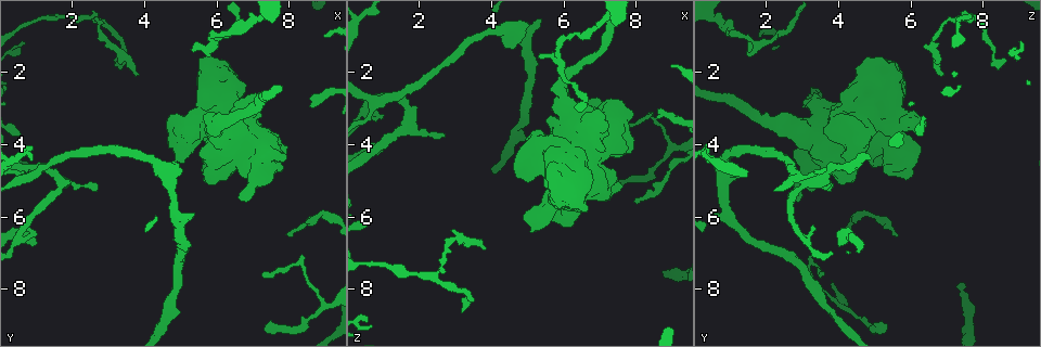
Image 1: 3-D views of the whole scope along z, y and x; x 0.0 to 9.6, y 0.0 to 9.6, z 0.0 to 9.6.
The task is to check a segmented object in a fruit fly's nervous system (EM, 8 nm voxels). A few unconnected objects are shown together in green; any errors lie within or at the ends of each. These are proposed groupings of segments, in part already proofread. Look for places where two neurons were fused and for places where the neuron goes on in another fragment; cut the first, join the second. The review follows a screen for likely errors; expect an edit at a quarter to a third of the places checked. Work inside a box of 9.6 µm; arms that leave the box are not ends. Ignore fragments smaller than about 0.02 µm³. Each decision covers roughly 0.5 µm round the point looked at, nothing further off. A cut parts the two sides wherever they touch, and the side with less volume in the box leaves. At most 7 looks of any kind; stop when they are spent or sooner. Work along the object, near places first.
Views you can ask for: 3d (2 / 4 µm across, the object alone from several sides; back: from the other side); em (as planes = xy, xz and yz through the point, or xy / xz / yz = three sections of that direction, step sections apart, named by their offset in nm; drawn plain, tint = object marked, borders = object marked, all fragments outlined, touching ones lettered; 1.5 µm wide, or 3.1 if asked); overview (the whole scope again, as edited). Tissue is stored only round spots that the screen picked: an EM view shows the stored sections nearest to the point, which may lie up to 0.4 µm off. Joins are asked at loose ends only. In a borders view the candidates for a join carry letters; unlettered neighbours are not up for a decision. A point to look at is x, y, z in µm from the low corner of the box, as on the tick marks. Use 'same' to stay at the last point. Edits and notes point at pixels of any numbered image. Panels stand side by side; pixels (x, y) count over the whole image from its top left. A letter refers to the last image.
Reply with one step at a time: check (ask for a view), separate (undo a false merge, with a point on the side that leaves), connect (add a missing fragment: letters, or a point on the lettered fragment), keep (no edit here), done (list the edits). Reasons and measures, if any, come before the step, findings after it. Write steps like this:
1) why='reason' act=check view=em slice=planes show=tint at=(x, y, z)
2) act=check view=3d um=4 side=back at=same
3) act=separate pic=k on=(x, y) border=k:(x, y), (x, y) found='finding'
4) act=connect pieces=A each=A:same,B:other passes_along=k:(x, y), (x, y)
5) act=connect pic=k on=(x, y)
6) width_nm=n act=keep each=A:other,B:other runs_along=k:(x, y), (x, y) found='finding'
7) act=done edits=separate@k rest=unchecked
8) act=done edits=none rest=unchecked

why='branch stops here' act=check view=3d um=2 at=(6.65, 5.55, 2.85)

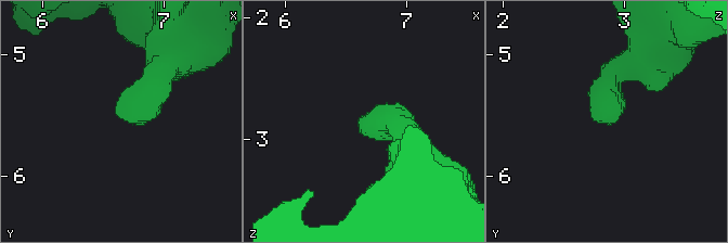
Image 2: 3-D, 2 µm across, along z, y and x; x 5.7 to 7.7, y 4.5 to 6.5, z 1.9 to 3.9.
act=check view=em slice=planes show=plain at=(6.66, 5.48, 2.82)

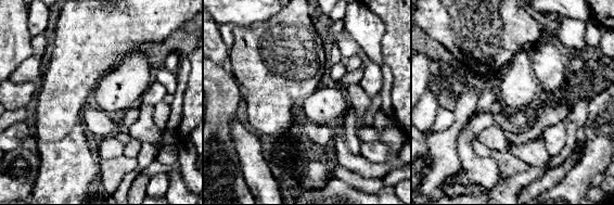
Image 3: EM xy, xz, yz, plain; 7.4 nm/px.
act=check view=em slice=planes show=borders at=same

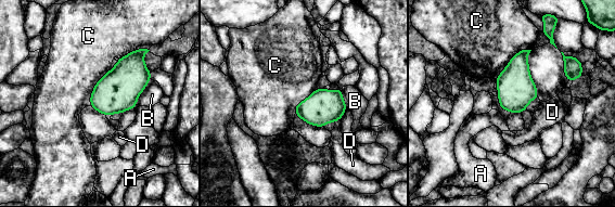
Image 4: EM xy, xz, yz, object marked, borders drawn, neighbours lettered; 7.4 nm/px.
width_nm=260 longest_contact=C:400nm act=keep each=A:other,B:other,C:other,D:other found='none of them fits'

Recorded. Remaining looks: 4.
why='free end' act=check view=3d um=2 side=back at=(7.45, 9.00, 5.35)

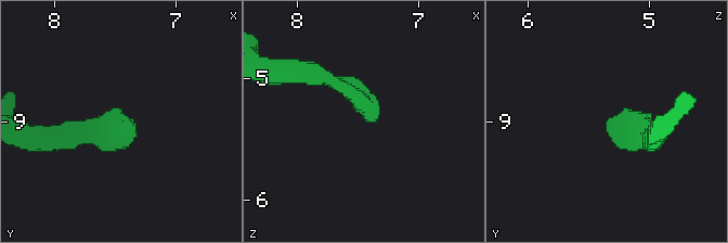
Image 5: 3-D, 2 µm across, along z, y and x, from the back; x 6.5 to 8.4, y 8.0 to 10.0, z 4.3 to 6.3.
why='now the EM' act=check view=em slice=xz step=4 show=borders at=(7.42, 8.98, 5.36)

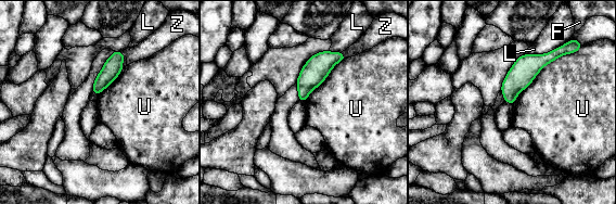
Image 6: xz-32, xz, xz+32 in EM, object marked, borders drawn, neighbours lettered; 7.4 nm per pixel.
why='another direction' act=check view=em slice=planes show=borders at=same

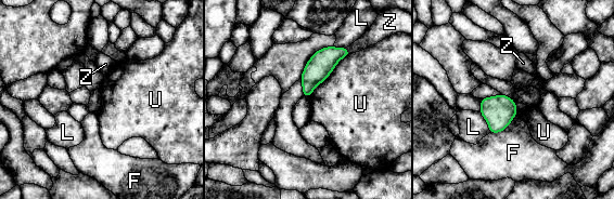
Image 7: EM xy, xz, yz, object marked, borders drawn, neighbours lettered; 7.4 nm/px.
width_nm=150 act=keep each=F:other,L:other,U:other,Z:other found='no lettered fragment goes on from it'

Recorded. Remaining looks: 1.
why='thick end' act=check view=em slice=xz step=8 show=borders at=(5.55, 4.70, 5.55)

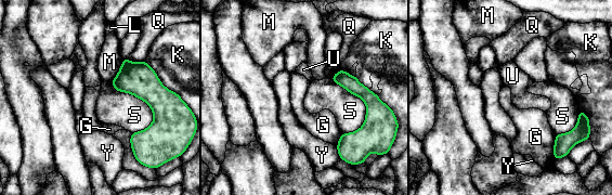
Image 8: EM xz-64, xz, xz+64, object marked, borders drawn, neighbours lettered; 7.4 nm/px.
act=keep each=G:other,K:other,L:other,M:other,Q:other,S:other,U:other,Y:other border=8:(335, 145), (339, 157) found='none of them fits'

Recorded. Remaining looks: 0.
act=done edits=none rest=unchecked

